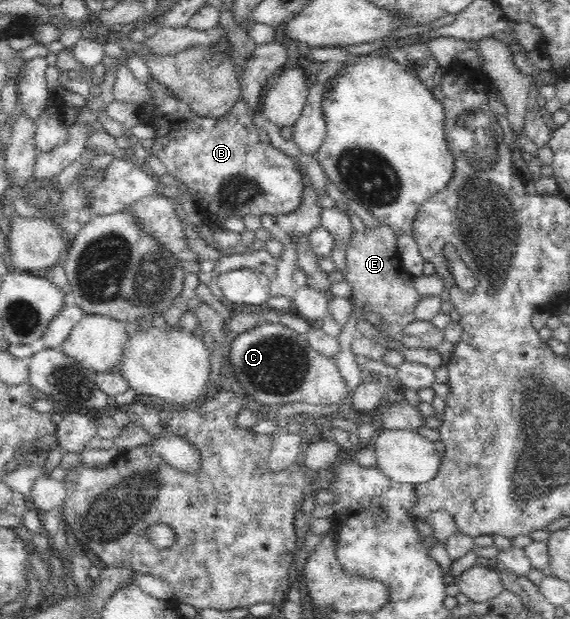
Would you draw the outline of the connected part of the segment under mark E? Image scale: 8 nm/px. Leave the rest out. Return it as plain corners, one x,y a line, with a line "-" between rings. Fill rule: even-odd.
382,224
376,228
367,228
362,234
355,231
346,261
345,280
352,289
357,306
364,311
380,314
385,322
375,327
388,339
396,340
401,331
417,319
414,308
422,295
414,287
414,277
403,269
394,231

